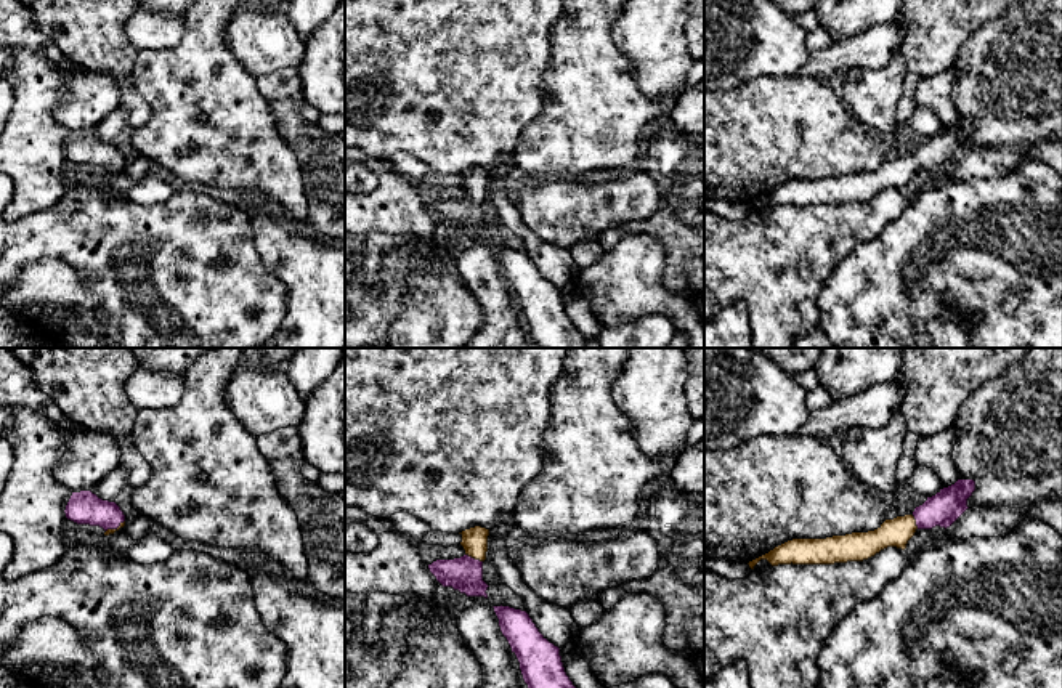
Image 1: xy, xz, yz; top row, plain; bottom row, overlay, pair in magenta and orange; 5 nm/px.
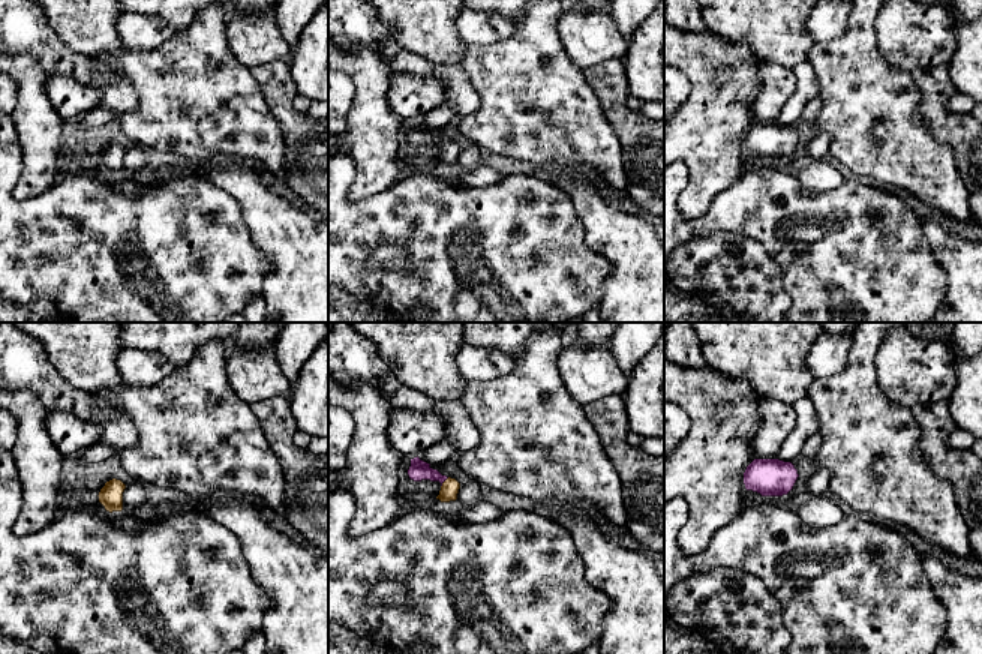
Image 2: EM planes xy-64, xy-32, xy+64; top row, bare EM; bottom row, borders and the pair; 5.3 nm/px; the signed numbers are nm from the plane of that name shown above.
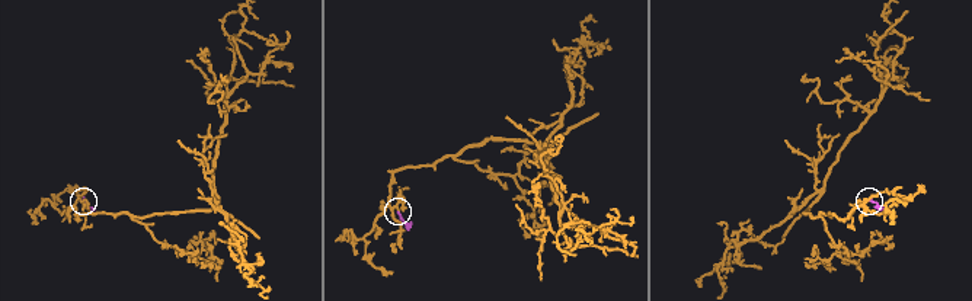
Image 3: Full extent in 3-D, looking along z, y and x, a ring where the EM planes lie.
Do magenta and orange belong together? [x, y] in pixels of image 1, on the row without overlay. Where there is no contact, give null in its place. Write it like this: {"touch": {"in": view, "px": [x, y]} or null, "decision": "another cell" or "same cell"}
{"touch": {"in": "xz", "px": [474, 199]}, "decision": "same cell"}

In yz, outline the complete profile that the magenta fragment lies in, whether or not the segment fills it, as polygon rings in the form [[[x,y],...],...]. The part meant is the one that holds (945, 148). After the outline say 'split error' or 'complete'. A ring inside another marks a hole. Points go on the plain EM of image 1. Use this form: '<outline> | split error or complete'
[[[958,120],[955,125],[940,130],[935,136],[927,138],[911,156],[886,160],[874,172],[826,180],[792,180],[748,205],[751,210],[754,210],[760,200],[767,200],[772,207],[791,204],[834,205],[863,202],[887,188],[905,191],[908,181],[918,170],[932,170],[935,167],[950,168],[969,149],[967,140],[974,132],[974,120]]] | split error

